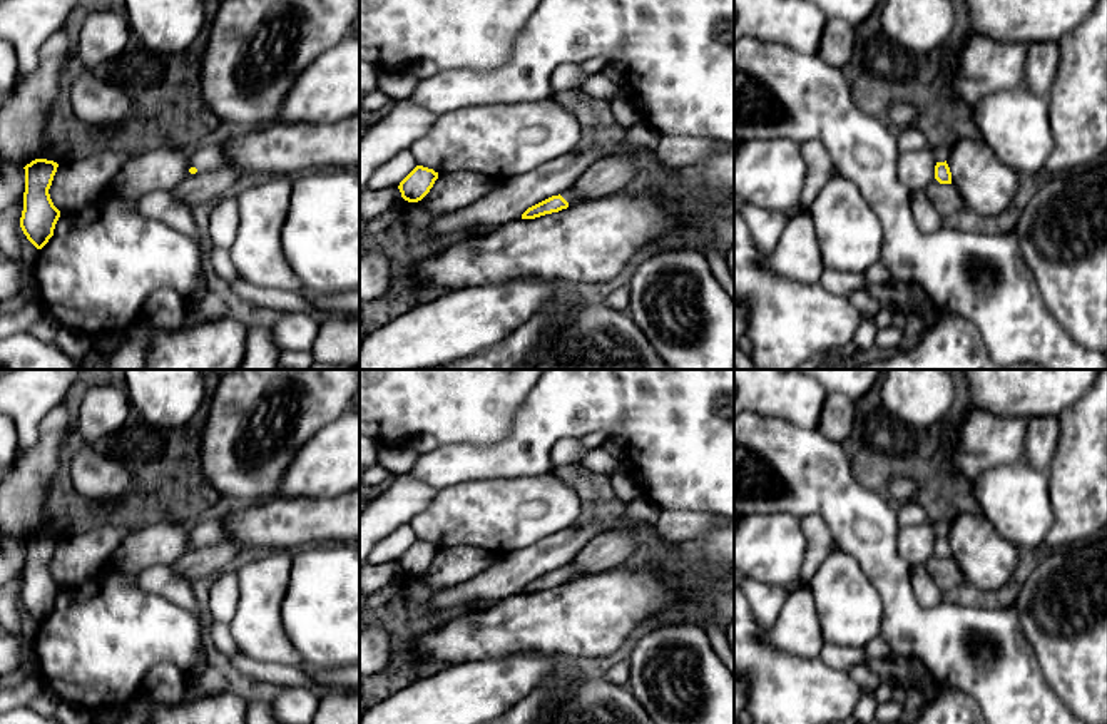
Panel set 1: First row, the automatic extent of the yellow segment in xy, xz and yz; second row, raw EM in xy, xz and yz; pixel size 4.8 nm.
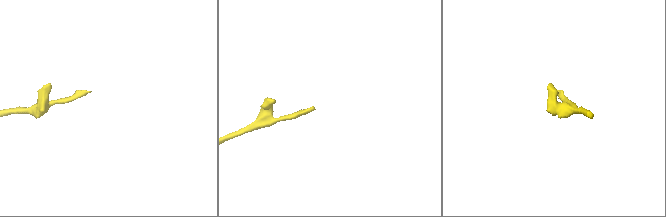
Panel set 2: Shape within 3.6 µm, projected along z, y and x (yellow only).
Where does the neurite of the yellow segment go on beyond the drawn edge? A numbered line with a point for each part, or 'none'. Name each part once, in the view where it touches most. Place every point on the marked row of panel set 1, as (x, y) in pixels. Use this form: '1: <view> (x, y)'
1: xy (208, 158)

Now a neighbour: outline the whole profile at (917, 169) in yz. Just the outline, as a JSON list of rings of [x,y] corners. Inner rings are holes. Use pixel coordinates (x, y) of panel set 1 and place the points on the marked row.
[[[930,149],[900,152],[896,161],[900,181],[910,192],[923,192],[933,182],[935,166],[936,159]]]

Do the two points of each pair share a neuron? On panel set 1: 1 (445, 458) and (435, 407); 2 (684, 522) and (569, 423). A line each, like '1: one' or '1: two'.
1: two
2: two

